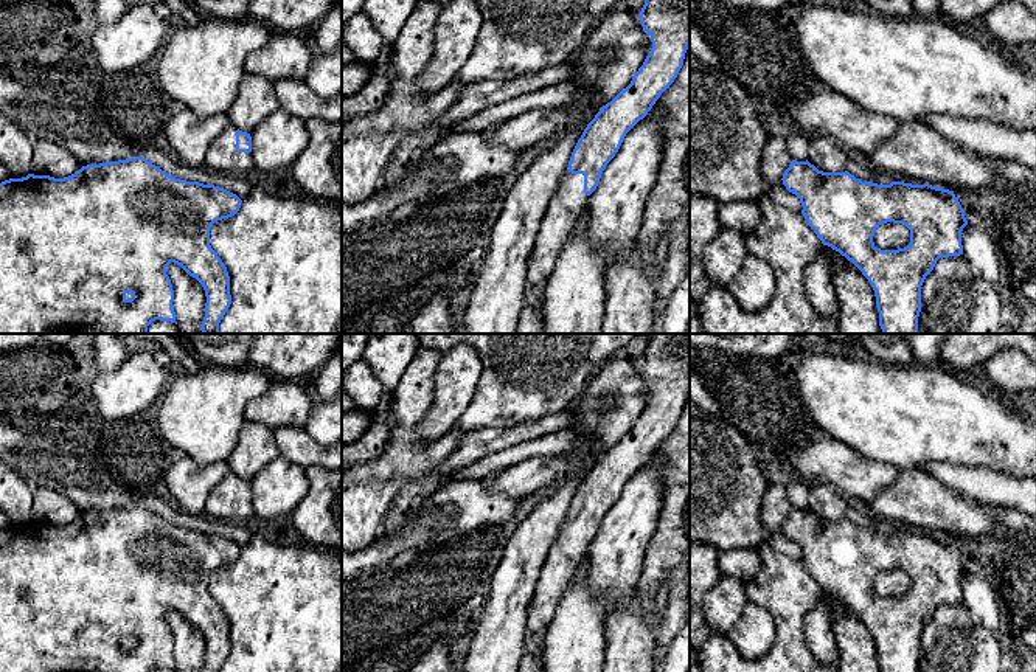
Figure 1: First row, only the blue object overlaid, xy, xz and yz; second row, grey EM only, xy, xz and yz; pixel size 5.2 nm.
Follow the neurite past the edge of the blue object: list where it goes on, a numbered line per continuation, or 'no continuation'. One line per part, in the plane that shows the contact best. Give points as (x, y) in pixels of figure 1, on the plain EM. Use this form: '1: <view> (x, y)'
1: xz (569, 550)

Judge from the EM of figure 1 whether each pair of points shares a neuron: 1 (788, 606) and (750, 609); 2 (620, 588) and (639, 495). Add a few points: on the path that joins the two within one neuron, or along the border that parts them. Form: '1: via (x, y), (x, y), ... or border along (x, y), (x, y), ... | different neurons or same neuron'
1: border along (749, 599), (760, 606), (772, 620), (774, 641) | different neurons
2: via (620, 565), (620, 542), (632, 519) | same neuron

